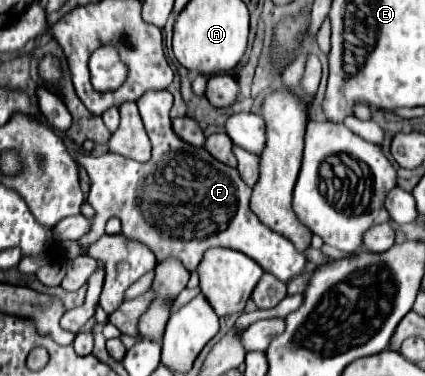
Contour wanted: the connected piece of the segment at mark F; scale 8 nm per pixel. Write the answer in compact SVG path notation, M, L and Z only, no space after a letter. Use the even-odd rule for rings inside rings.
M146 91L138 101L138 111L146 133L152 141L152 157L146 163L122 157L118 153L104 153L100 157L80 155L80 165L90 177L88 203L96 211L90 219L90 231L78 239L82 249L88 249L104 235L106 221L118 217L122 221L122 235L148 245L156 259L164 259L154 269L152 289L156 298L148 311L140 317L138 329L146 339L160 341L166 321L170 317L170 303L180 295L190 279L188 269L196 269L204 251L210 247L232 247L252 257L264 271L274 273L280 281L288 283L294 275L302 273L306 265L304 253L296 251L288 239L274 233L250 211L252 189L240 179L238 171L216 161L204 147L194 147L182 141L170 121L174 97L170 91ZM188 155L190 155L190 181L188 181ZM142 187L142 193L140 193ZM174 259L186 263L186 267Z

